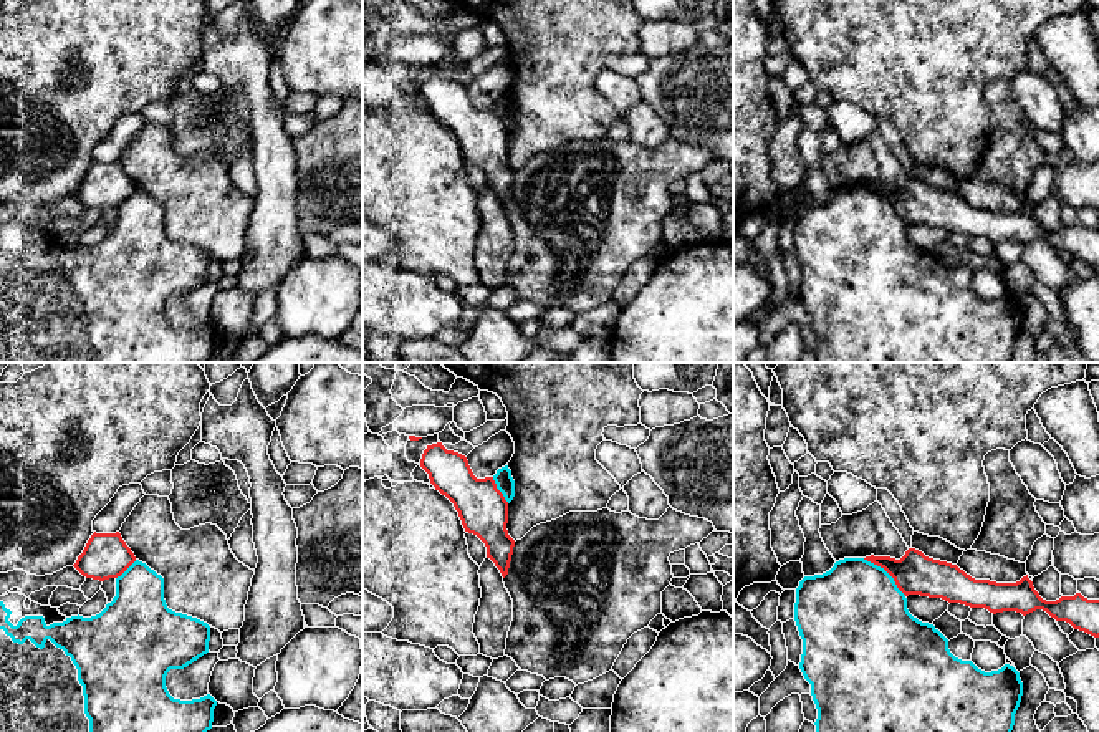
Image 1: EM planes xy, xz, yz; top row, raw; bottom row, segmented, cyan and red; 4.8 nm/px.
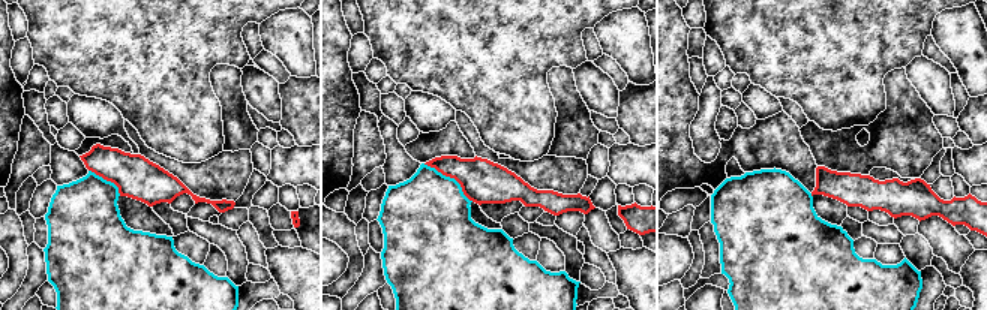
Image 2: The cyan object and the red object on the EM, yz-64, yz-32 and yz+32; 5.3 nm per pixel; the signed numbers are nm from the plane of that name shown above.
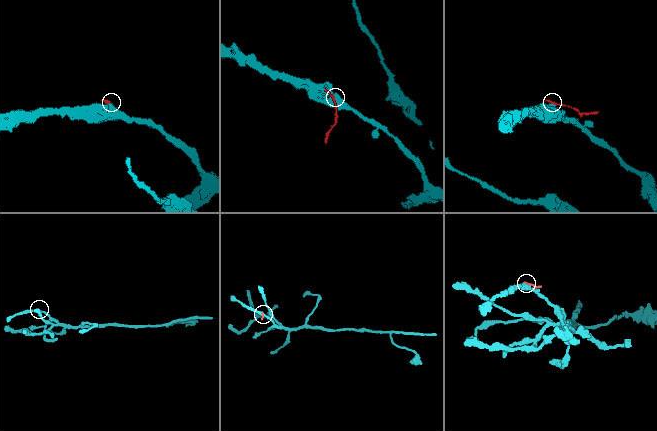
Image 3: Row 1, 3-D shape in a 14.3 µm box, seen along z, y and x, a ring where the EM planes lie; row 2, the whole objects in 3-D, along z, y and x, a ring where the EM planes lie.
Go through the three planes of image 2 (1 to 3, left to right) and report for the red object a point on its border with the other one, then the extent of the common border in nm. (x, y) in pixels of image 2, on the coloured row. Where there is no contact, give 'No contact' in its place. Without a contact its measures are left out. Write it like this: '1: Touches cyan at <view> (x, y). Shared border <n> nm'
1: Touches cyan at yz-64 (105, 180). Shared border 220 nm
2: Touches cyan at yz-32 (449, 177). Shared border 340 nm
3: Touches cyan at yz+32 (810, 195). Shared border 30 nm

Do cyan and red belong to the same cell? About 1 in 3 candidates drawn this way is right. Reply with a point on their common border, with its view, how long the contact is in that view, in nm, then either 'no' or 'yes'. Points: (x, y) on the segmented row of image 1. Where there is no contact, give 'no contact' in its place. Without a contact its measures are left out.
meets cyan in yz at (886, 572); contact 280 nm long; no

